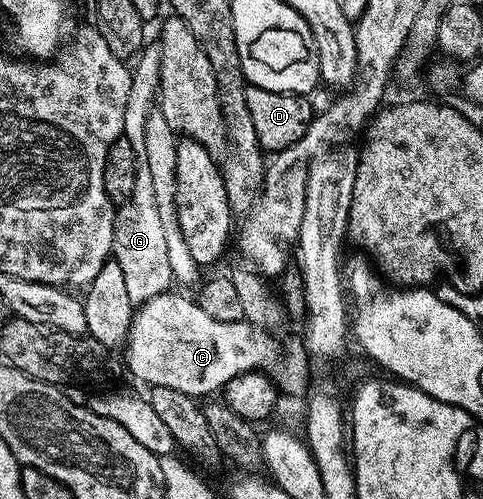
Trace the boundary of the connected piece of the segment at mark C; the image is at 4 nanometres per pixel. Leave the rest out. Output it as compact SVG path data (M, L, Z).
M178 290L161 292L148 302L137 307L133 320L130 321L130 332L126 335L124 345L124 364L138 380L143 380L146 386L155 388L171 388L180 390L180 394L188 394L195 398L203 398L209 392L225 389L232 378L245 372L265 372L275 384L279 393L290 396L307 395L312 384L310 376L311 357L308 355L305 343L301 339L294 340L286 349L282 349L273 340L271 333L265 328L255 328L252 324L237 320L236 322L220 322L208 314L196 299L189 300L181 296Z

